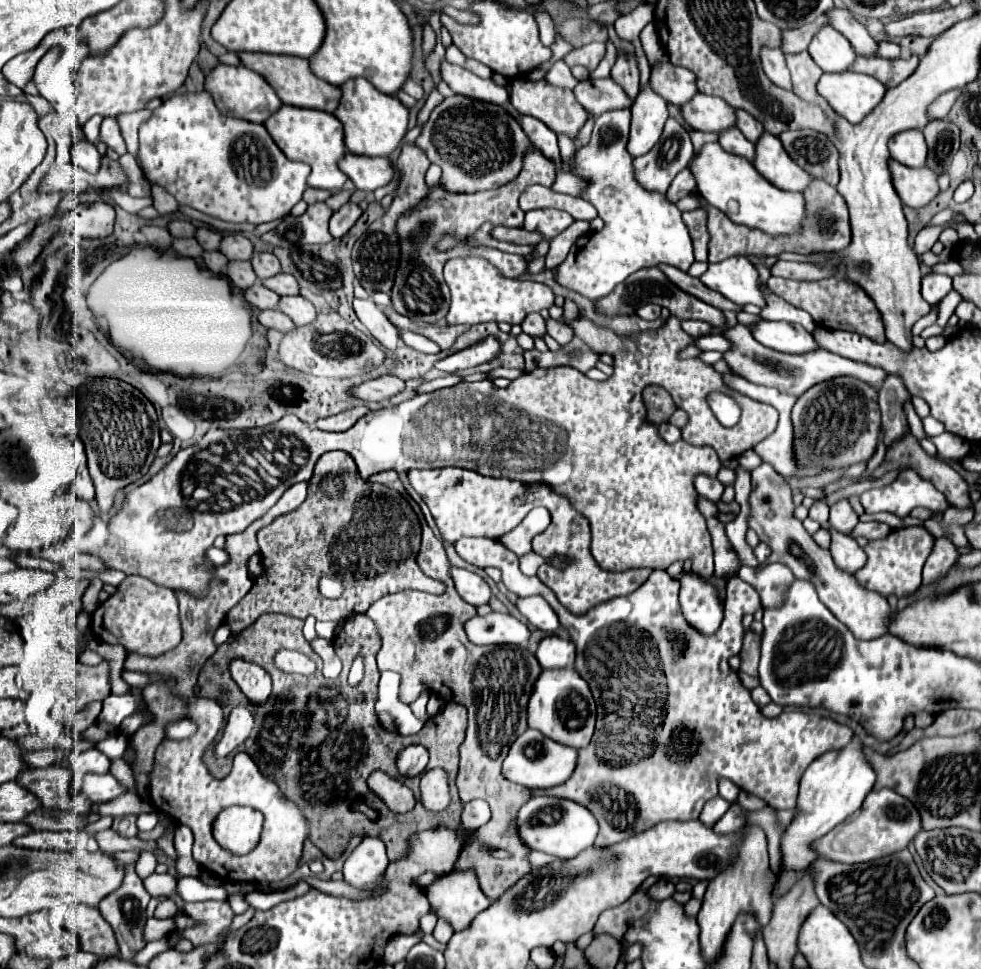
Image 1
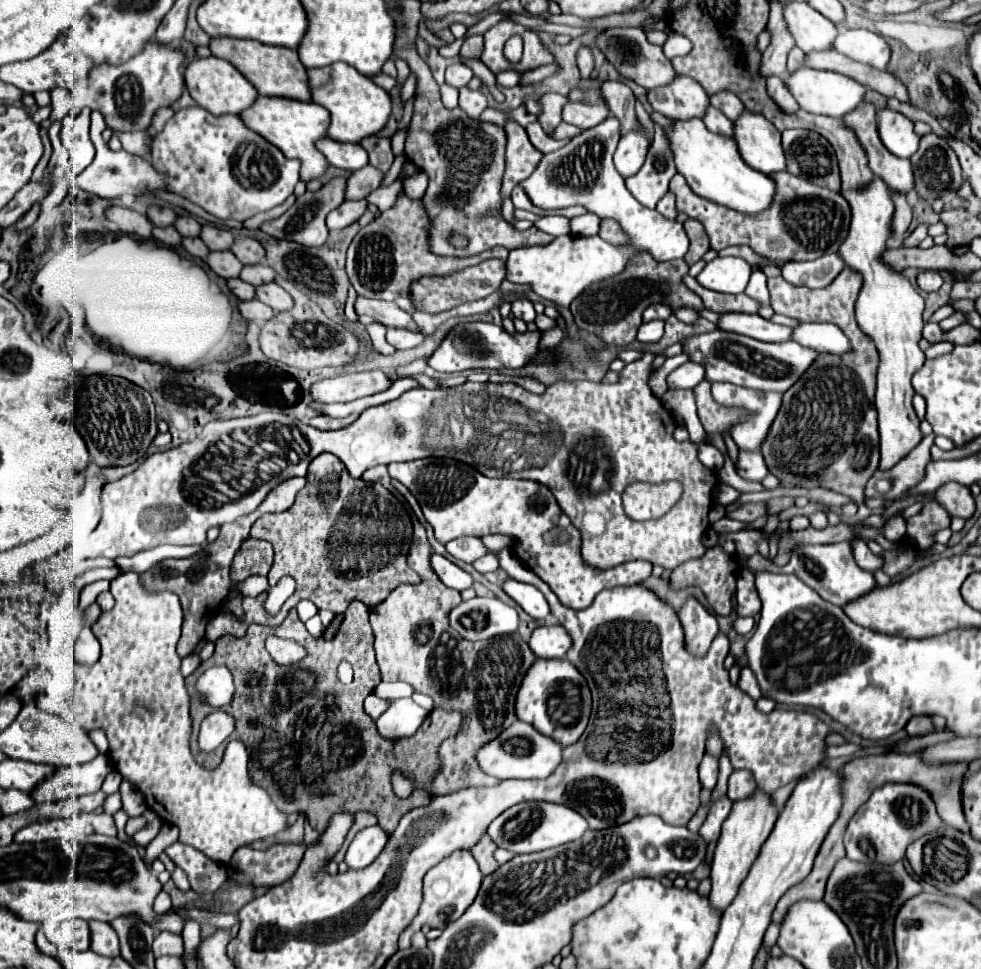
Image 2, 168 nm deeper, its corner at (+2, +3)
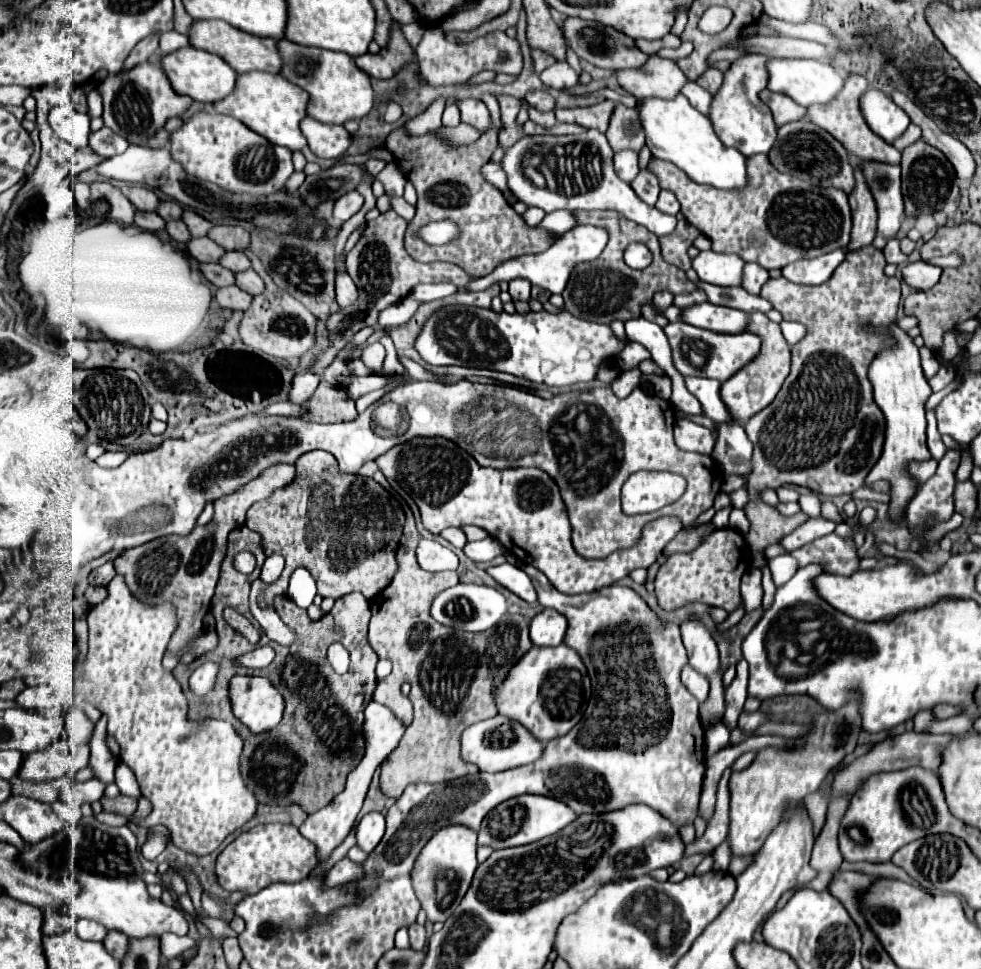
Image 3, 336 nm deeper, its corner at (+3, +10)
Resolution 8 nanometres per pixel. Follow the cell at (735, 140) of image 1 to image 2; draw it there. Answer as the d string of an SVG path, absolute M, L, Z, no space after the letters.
M710 105L710 107L706 109L702 121L704 121L704 125L706 125L710 131L732 137L732 121L728 121L728 117L724 117L724 113L720 113L716 107Z

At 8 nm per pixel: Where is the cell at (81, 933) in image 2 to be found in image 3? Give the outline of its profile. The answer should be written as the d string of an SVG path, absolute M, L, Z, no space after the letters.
M79 918L77 924L75 924L75 932L81 940L97 940L101 942L107 934L107 928L101 926L99 922L91 922L87 918Z

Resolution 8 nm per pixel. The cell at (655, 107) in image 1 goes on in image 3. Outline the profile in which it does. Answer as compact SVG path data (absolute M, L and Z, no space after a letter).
M621 150L615 154L615 172L625 182L631 182L639 172L639 154L635 150Z

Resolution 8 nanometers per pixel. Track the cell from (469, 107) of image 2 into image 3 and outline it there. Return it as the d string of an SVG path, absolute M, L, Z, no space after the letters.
M465 98L465 100L459 100L457 106L459 106L459 112L461 112L461 122L473 124L475 128L479 128L483 132L487 130L491 118L489 118L487 106L481 100L477 100L477 98Z

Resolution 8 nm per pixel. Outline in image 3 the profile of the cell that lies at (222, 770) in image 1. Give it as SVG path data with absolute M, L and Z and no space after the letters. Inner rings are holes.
M241 526L237 530L233 530L229 534L229 550L227 550L227 556L221 564L221 578L219 578L219 584L217 584L217 590L215 590L215 596L213 596L213 604L211 604L211 612L215 618L215 630L219 634L219 644L213 652L207 652L205 656L199 656L193 664L179 664L175 670L173 670L173 676L179 680L187 700L189 700L189 718L193 722L197 720L203 720L203 718L217 718L217 720L229 720L235 730L239 732L239 728L245 728L235 716L233 716L233 710L231 710L231 698L229 698L229 680L235 676L235 674L241 674L241 676L267 676L271 680L271 684L275 684L275 688L281 692L283 700L285 700L285 714L283 714L283 720L279 722L279 726L275 726L273 730L269 732L263 732L263 734L251 734L247 730L241 732L243 736L243 742L245 746L257 746L257 776L251 776L251 780L245 780L247 786L251 786L251 790L255 790L255 796L259 798L261 804L271 804L271 806L283 806L283 804L299 804L307 814L313 814L317 810L321 810L325 804L329 804L343 788L345 788L345 778L347 774L361 762L363 758L363 748L365 748L365 740L363 740L363 710L365 706L369 704L371 700L371 694L377 686L377 678L375 678L375 666L379 662L375 650L369 646L369 640L367 640L367 624L369 624L369 602L365 600L363 594L359 592L351 592L343 598L339 598L333 606L333 610L329 614L325 614L321 620L311 620L307 616L307 612L303 608L299 608L291 598L287 596L278 596L275 598L275 610L277 614L283 618L283 622L293 628L297 632L297 642L295 646L291 648L285 648L285 646L279 646L275 642L271 642L263 632L261 632L261 640L259 640L259 646L263 644L269 644L273 650L275 650L275 660L267 666L267 668L261 668L261 670L251 670L251 668L245 668L241 666L235 658L251 652L257 644L251 644L245 636L241 636L239 632L235 632L223 617L225 608L235 608L242 615L247 618L251 618L253 624L257 624L253 620L253 616L249 609L249 595L251 582L255 580L255 576L259 576L259 570L261 570L261 564L265 562L265 552L263 552L263 544L261 544L261 536L253 530L249 530L247 526ZM239 552L253 552L255 558L257 558L257 568L251 572L251 574L241 574L235 566L233 566L233 560ZM333 642L341 642L349 654L351 654L351 668L347 674L339 676L335 674L335 670L331 668L331 664L327 662L327 648L333 644ZM207 660L213 660L217 664L221 664L221 678L217 680L217 686L215 686L215 692L209 692L207 694L207 702L205 698L197 698L195 694L187 692L187 680L191 676L191 672L207 662Z

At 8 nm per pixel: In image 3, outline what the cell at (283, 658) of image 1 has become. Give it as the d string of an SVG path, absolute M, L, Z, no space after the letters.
M313 450L303 454L297 462L297 478L285 486L283 490L277 490L269 500L263 502L255 502L249 512L247 512L247 526L255 532L261 534L263 538L263 550L267 556L271 554L281 554L285 558L285 570L281 574L279 580L275 580L273 584L265 584L261 580L255 580L251 584L251 596L249 596L249 608L253 618L261 624L263 632L267 634L269 640L279 642L283 646L289 646L291 642L297 640L297 634L283 624L283 620L279 618L279 614L273 610L273 606L269 606L267 610L261 610L257 606L257 596L261 594L261 590L269 592L269 600L275 600L275 596L286 594L287 586L289 586L289 578L293 574L295 568L307 568L315 582L317 582L317 594L321 598L341 598L349 592L361 592L367 600L375 598L379 592L383 592L383 588L389 586L391 578L397 572L397 560L395 560L395 552L403 534L403 524L405 524L405 514L401 510L401 504L375 480L365 478L365 476L355 476L355 474L343 474L335 462L335 456L323 450Z

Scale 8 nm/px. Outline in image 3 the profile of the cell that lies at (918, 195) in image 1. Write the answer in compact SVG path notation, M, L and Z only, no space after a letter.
M851 74L847 76L847 86L839 92L839 98L835 98L835 102L829 102L827 106L811 106L807 116L811 122L815 122L817 126L821 126L823 130L827 130L829 134L833 134L851 154L855 154L855 158L859 158L861 162L883 162L883 164L901 164L901 152L883 142L883 138L879 138L865 122L863 114L861 114L861 96L867 92L869 84L863 76Z

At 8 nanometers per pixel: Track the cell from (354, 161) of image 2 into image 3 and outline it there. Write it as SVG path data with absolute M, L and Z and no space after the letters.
M305 118L301 126L309 148L319 158L343 158L349 150L353 136L343 126L323 126L313 118Z

